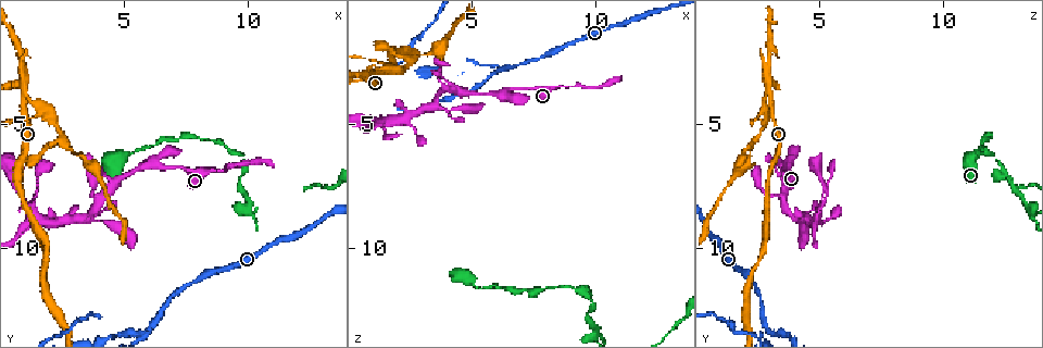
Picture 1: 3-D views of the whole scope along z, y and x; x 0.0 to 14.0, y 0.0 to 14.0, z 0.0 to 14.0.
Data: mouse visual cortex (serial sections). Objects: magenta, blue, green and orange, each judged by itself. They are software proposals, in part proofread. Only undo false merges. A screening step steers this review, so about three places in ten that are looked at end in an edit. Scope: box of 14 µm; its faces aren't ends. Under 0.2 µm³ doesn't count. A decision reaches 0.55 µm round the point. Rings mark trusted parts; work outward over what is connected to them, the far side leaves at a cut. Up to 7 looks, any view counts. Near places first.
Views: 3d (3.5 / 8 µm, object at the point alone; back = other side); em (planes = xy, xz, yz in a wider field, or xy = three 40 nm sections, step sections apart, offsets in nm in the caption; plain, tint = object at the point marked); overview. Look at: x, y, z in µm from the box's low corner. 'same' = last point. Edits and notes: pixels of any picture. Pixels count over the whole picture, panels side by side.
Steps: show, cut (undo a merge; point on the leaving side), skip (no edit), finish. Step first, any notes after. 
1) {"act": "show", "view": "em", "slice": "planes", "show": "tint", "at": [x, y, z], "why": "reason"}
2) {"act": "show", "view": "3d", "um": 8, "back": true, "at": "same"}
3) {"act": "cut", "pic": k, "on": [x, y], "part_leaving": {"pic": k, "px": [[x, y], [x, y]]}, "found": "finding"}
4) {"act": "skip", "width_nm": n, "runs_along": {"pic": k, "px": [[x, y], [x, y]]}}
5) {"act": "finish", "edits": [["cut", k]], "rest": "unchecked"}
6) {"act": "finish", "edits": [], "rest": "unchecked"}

{"act": "show", "view": "3d", "um": 3.5, "at": [3.5, 8.8, 4.3], "why": "a fork"}

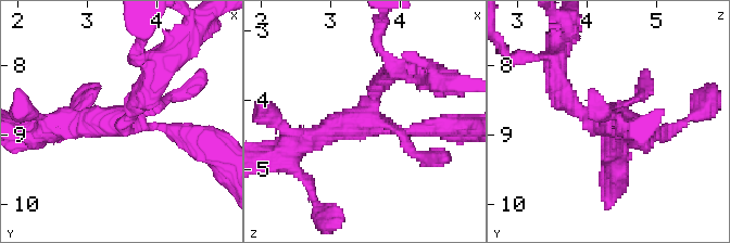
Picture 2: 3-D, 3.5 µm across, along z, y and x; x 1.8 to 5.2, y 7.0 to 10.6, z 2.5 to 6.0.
{"act": "show", "view": "em", "slice": "xy", "step": 5, "show": "plain", "at": [3.50, 8.85, 4.20]}

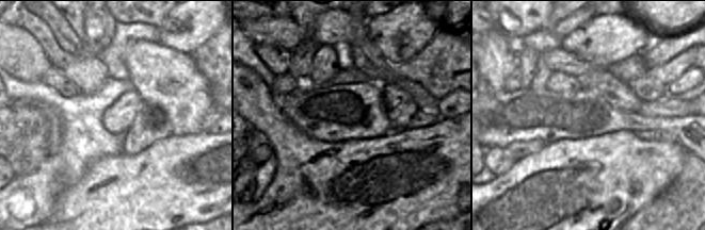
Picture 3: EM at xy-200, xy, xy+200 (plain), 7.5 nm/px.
{"act": "show", "view": "em", "slice": "xy", "step": 5, "show": "tint", "at": "same", "why": "with the object marked"}

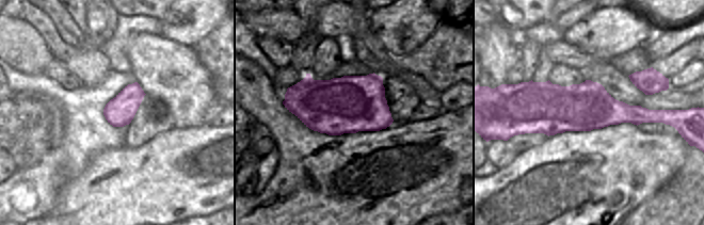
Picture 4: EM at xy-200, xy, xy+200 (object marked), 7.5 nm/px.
{"act": "skip", "runs_along": {"pic": 2, "px": [[393, 71], [360, 122], [300, 143]]}, "found": "one cell here"}

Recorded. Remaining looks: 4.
{"act": "show", "view": "3d", "um": 3.5, "at": [10.0, 8.3, 13.2]}

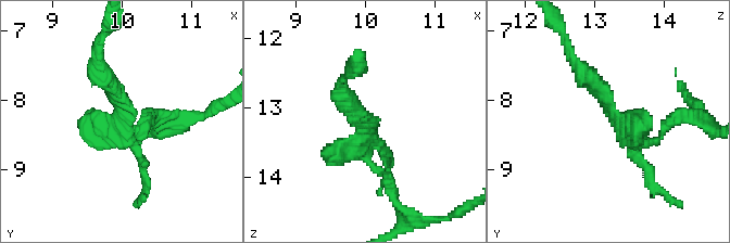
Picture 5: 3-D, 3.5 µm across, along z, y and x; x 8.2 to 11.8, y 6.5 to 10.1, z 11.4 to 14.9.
{"act": "show", "view": "em", "slice": "xy", "step": 1, "show": "tint", "at": [10.00, 8.20, 13.30]}

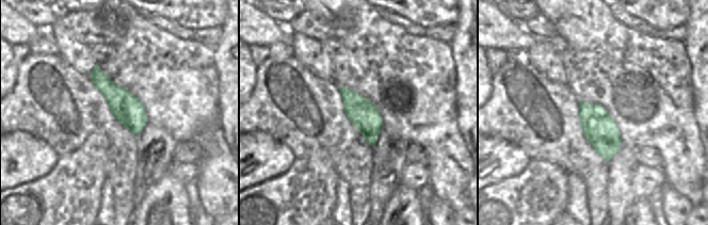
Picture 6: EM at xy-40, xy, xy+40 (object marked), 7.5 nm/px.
{"act": "cut", "pic": 5, "on": [640, 126], "part_leaving": {"pic": 5, "px": [[359, 142], [342, 153], [325, 148]]}, "found": "a second cell is stuck on"}

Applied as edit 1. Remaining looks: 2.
{"act": "finish", "edits": [["cut", 5]], "rest": "unchecked"}

